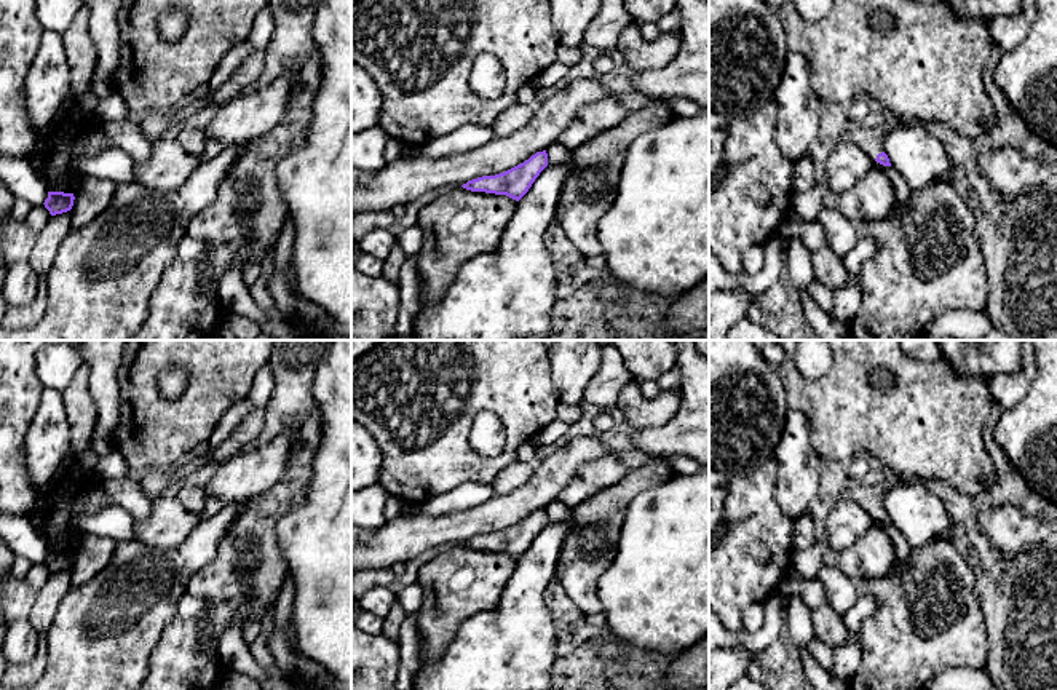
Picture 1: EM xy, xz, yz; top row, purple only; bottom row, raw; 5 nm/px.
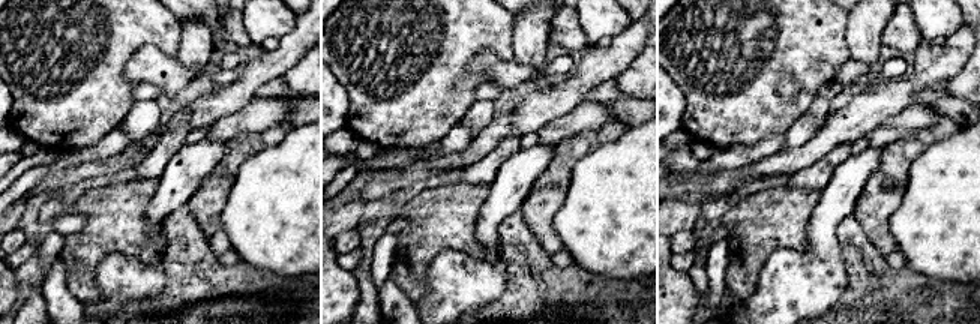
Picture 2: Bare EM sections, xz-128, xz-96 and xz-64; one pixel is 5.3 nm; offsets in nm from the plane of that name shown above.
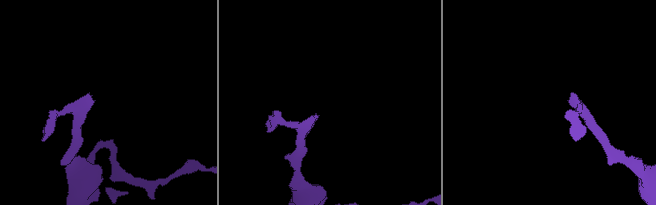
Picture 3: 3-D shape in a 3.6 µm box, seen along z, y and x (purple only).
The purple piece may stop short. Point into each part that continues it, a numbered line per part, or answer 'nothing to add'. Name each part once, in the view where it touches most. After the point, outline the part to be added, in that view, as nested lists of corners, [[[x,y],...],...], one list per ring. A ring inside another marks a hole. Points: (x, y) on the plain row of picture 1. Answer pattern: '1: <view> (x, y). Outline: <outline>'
1: yz (870, 497). Outline: [[[848,481],[840,500],[853,500],[867,510],[875,519],[877,513],[883,510],[883,495],[889,490],[888,482],[867,486],[861,481]]]

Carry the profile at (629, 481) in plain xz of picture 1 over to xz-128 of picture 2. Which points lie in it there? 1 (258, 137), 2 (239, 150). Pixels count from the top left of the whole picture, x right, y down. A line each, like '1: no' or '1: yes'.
1: yes
2: yes

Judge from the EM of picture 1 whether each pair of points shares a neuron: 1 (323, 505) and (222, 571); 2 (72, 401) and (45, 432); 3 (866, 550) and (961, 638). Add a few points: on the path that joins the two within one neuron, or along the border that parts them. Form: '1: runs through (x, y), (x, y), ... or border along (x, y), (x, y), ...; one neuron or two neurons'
1: border along (297, 503), (277, 524), (278, 548), (289, 571); two neurons
2: border along (61, 392), (72, 446); two neurons
3: border along (898, 559), (883, 575), (853, 578); two neurons

